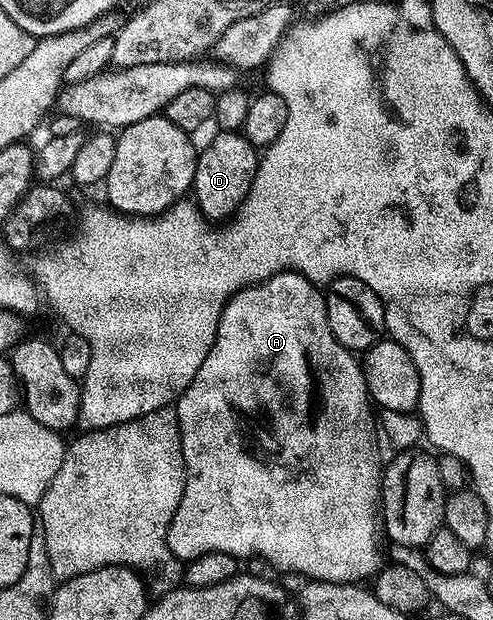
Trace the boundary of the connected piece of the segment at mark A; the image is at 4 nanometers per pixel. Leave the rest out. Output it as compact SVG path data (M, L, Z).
M283 271L280 275L275 275L272 279L267 279L263 283L256 283L254 287L246 287L244 291L237 292L232 299L227 300L225 309L219 318L217 333L205 361L201 361L201 369L197 369L197 377L189 381L187 388L179 395L177 402L173 407L177 421L179 422L179 436L181 437L181 453L183 454L183 464L187 470L185 477L185 493L181 497L181 505L177 505L177 513L173 513L173 521L169 525L167 534L167 544L171 550L172 556L176 560L190 561L199 559L209 553L225 553L236 557L254 557L264 559L272 568L280 567L283 571L292 571L295 575L307 575L308 580L318 581L321 583L353 583L358 584L360 581L367 581L380 570L379 563L379 535L381 539L381 458L379 455L378 441L380 436L375 433L375 419L371 416L373 404L367 394L365 377L360 360L356 358L347 348L342 347L333 337L329 329L329 317L327 316L327 300L324 292L316 284L311 283L304 275L298 275L296 271Z

